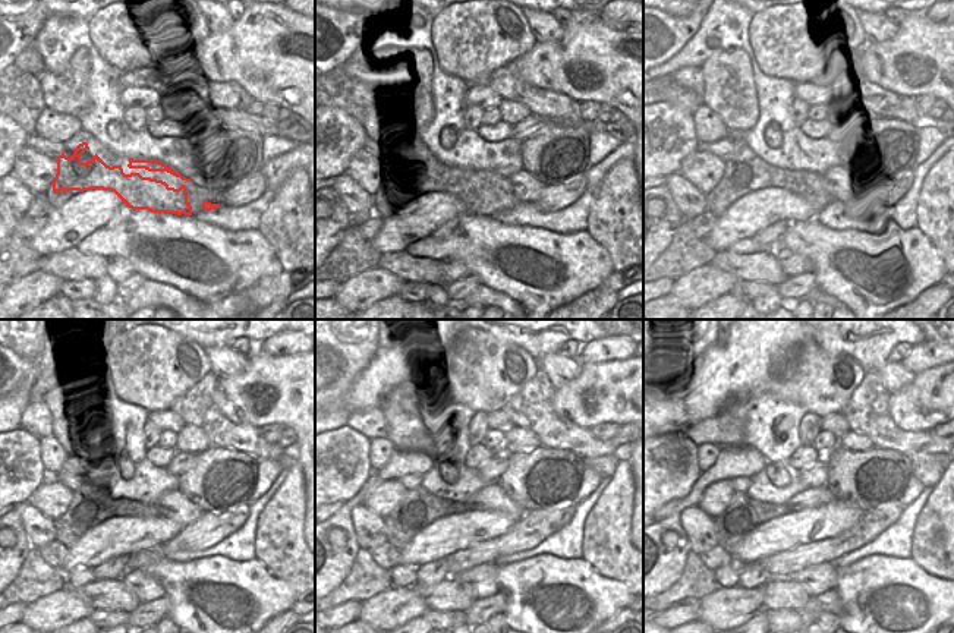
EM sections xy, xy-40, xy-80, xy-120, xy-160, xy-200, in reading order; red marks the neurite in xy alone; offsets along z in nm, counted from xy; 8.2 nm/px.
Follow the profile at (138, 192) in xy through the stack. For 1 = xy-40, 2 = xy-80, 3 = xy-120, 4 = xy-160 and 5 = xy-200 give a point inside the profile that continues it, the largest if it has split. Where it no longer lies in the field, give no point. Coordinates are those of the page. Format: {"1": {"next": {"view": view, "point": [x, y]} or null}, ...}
{"1": {"next": {"view": "xy-40", "point": [481, 197]}}, "2": {"next": {"view": "xy-80", "point": [803, 186]}}, "3": {"next": {"view": "xy-120", "point": [98, 513]}}, "4": {"next": {"view": "xy-160", "point": [427, 513]}}, "5": {"next": {"view": "xy-200", "point": [759, 512]}}}

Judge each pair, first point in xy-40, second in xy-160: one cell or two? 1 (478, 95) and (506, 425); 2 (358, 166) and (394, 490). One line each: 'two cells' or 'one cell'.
1: one cell
2: one cell

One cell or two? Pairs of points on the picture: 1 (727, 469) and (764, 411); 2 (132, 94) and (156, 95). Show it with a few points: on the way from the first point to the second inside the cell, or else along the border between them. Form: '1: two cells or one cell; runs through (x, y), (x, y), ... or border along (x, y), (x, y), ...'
1: two cells; border along (746, 443), (767, 460)
2: one cell; runs through (138, 95), (150, 95)

